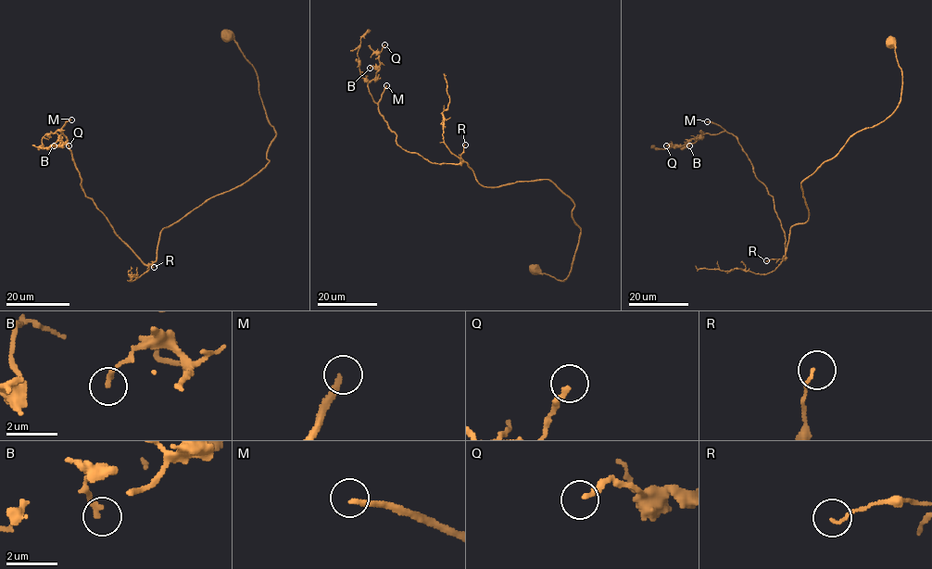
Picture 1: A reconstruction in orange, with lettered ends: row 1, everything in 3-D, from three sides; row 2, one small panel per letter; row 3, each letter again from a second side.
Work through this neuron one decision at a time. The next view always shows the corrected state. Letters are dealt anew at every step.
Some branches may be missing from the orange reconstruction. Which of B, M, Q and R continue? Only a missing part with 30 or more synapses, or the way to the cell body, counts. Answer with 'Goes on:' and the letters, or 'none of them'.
Goes on: M

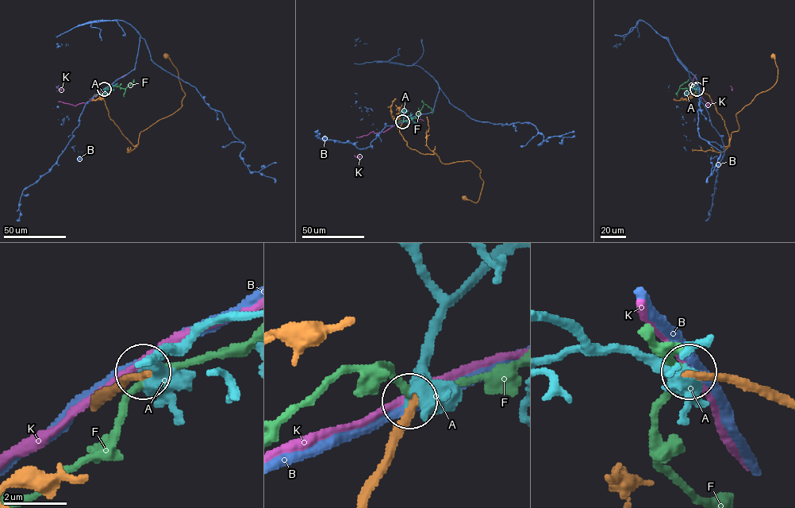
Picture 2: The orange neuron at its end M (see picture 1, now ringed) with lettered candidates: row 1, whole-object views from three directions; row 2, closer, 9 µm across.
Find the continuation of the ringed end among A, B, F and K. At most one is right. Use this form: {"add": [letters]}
{"add": ["A"]}

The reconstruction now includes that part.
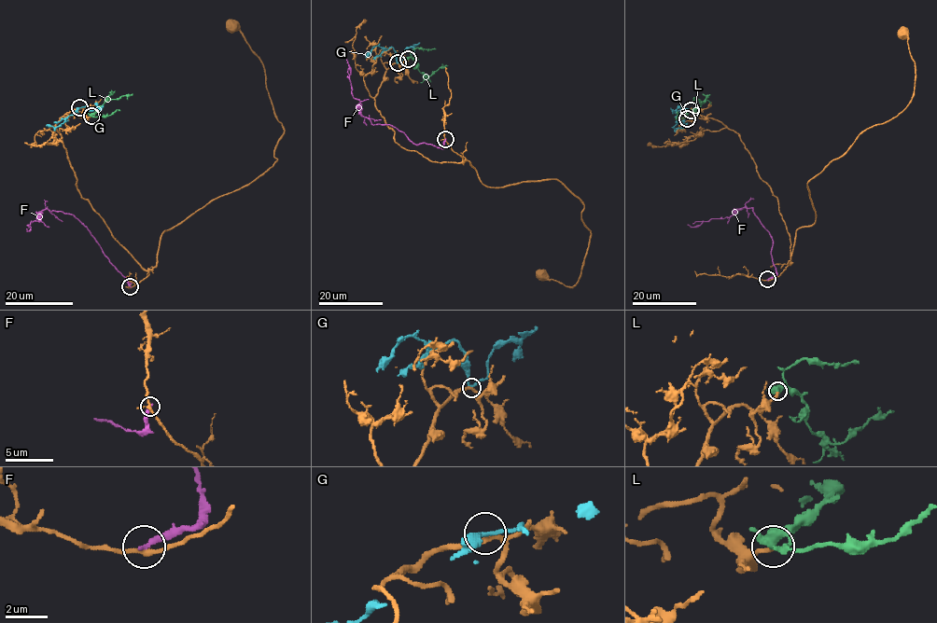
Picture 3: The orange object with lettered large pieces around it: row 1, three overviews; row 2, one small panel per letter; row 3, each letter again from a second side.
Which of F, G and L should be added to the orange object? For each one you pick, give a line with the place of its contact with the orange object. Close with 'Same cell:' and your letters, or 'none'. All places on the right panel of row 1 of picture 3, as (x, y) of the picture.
L: (687, 118)
Same cell: L

